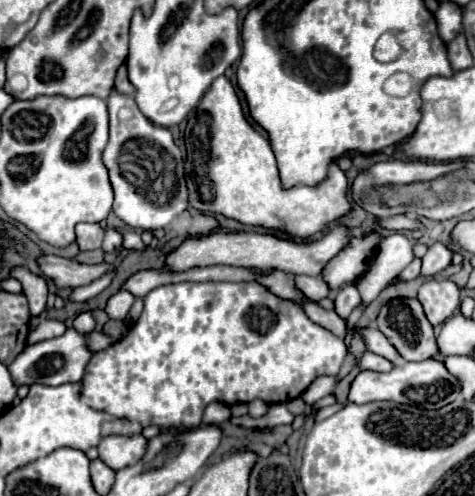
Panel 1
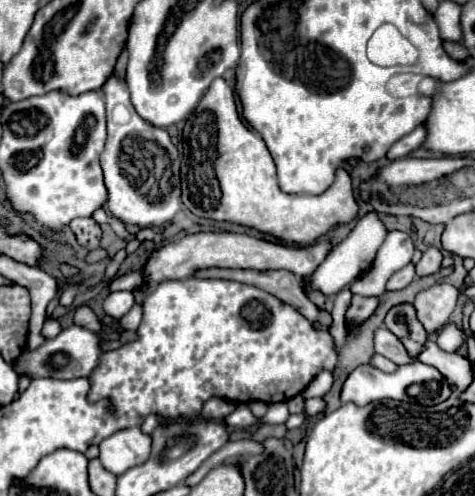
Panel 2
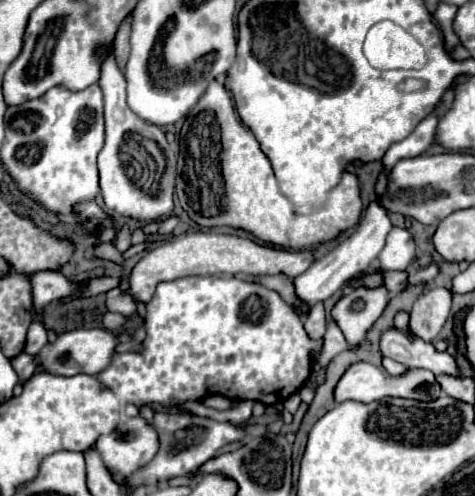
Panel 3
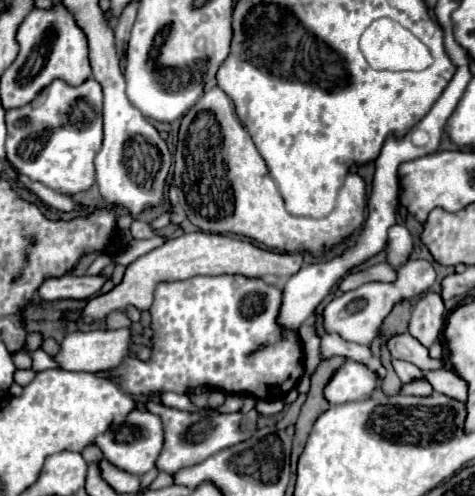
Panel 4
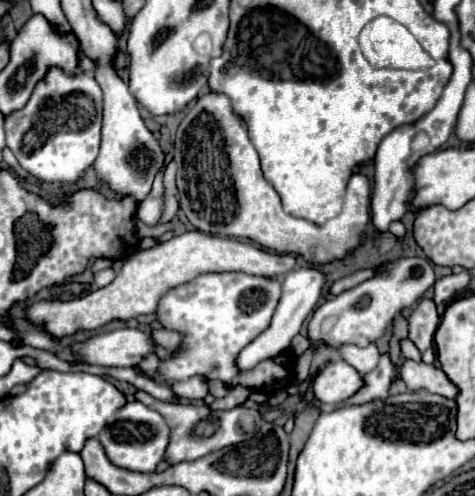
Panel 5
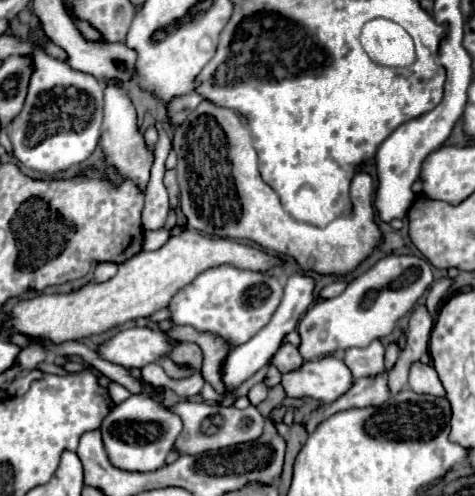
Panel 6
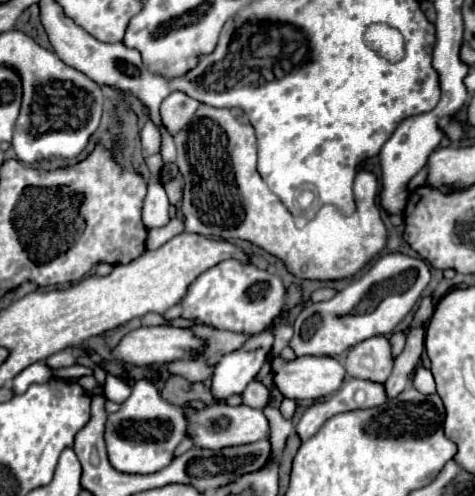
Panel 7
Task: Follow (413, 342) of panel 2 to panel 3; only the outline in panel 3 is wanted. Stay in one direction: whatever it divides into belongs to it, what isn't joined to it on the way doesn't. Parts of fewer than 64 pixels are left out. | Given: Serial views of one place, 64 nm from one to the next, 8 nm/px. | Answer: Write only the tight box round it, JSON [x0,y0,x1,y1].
[394,310,416,338]

